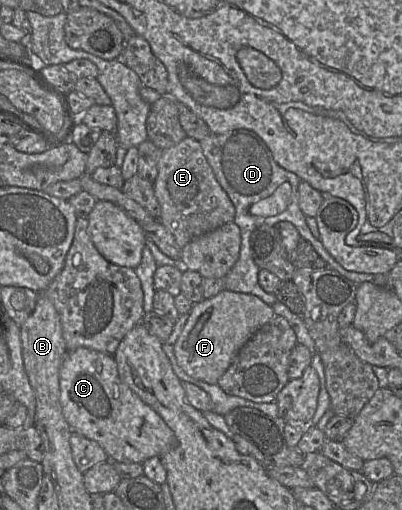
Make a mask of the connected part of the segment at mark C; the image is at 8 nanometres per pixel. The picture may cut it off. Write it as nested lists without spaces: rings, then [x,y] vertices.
[[[85,347],[68,352],[60,372],[60,404],[71,433],[80,434],[101,445],[109,460],[123,463],[144,463],[153,456],[161,457],[176,445],[176,436],[163,418],[145,404],[120,378],[114,356]]]

